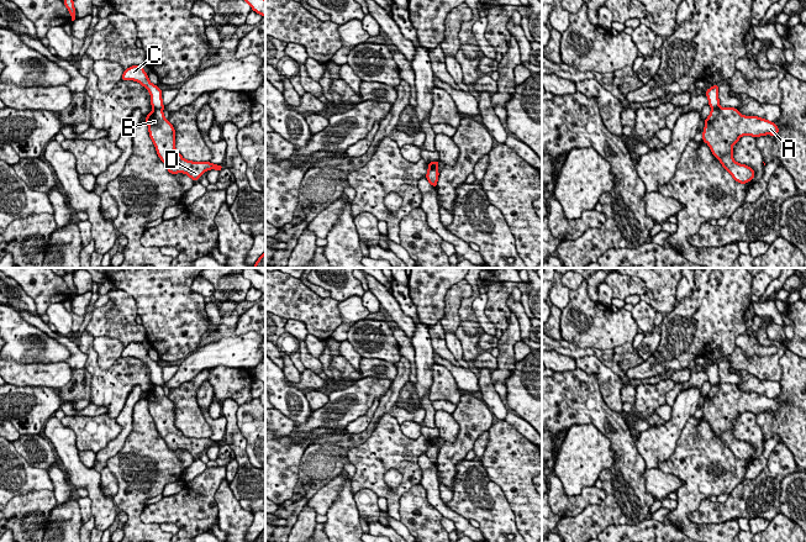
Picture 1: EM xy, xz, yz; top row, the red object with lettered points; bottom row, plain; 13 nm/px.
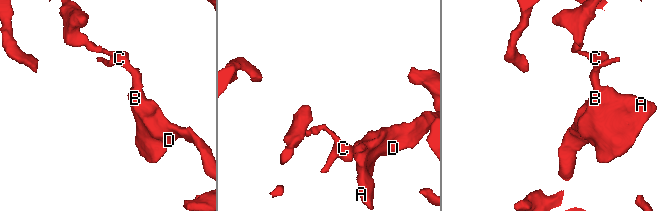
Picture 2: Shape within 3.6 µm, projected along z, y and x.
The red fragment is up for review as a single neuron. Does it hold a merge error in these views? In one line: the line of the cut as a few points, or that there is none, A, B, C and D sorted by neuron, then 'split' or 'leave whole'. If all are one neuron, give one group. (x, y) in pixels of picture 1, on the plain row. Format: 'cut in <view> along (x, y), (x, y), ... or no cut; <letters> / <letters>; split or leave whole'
cut in xy along (153, 384), (162, 387); A B D / C; split

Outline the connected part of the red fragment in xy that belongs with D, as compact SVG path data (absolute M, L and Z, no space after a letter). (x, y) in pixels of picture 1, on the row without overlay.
M153 385L146 393L149 414L154 420L157 431L172 451L184 449L196 458L206 447L223 446L222 442L210 438L191 438L181 433L175 426L174 402L164 394L163 386Z

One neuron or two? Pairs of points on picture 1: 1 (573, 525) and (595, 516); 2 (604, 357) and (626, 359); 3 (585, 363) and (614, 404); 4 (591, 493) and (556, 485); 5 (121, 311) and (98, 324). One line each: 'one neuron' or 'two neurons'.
1: one neuron
2: one neuron
3: one neuron
4: one neuron
5: one neuron

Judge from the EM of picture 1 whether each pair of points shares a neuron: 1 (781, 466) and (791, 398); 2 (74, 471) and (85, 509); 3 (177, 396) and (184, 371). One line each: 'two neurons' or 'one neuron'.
1: two neurons
2: two neurons
3: two neurons

